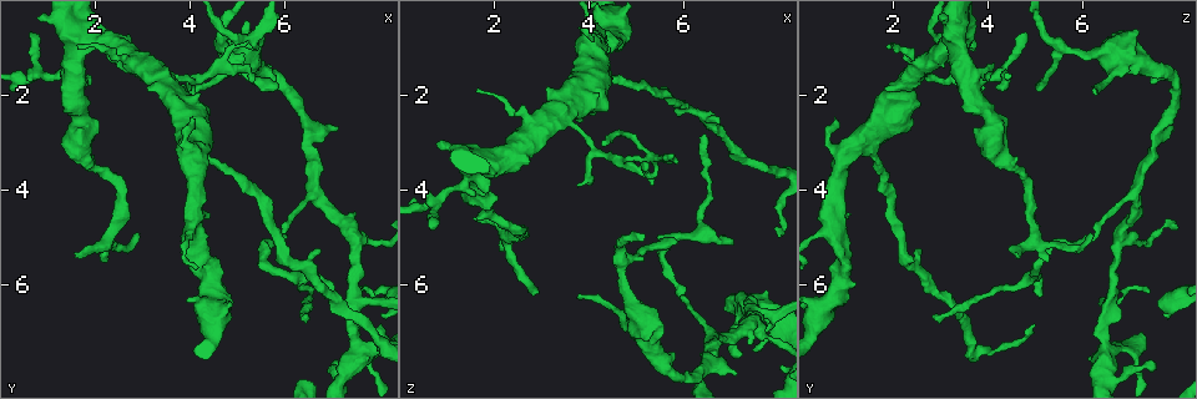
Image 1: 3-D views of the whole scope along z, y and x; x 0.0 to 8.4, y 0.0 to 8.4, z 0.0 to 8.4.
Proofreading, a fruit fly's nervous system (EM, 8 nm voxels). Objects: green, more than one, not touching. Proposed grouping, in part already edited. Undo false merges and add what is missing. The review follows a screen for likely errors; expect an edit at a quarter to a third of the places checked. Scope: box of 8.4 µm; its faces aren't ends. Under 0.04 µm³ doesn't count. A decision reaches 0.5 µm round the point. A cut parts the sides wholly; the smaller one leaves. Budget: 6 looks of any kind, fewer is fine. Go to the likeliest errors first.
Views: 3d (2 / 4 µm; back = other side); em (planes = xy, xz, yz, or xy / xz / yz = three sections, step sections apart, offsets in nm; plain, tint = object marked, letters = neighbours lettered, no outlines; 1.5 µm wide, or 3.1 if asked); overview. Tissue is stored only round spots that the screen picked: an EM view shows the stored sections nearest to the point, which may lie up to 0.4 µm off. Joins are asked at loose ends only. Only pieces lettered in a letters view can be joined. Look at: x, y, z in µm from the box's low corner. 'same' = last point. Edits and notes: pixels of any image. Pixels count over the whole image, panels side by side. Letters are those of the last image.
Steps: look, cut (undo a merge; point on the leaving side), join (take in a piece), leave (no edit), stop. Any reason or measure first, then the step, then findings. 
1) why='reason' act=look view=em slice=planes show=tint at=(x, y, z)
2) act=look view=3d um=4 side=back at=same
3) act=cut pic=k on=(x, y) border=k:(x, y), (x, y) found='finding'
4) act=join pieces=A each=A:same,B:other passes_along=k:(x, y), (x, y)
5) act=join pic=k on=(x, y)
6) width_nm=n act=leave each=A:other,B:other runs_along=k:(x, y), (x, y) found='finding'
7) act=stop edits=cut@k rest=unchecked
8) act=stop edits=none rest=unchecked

why='branch stops here' act=look view=3d um=2 at=(4.10, 2.45, 0.85)

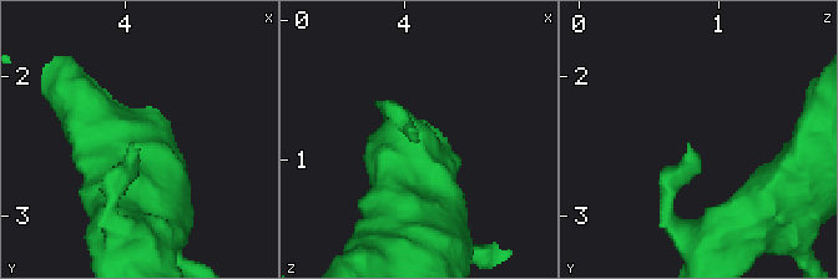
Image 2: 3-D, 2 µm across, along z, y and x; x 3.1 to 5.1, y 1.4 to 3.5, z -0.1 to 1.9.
act=look view=em slice=xz step=4 show=letters at=(4.06, 2.46, 0.78)

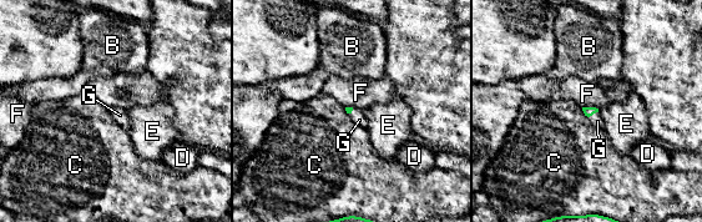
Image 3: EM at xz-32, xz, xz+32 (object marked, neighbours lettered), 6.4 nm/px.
act=look view=em slice=yz step=4 show=letters at=same

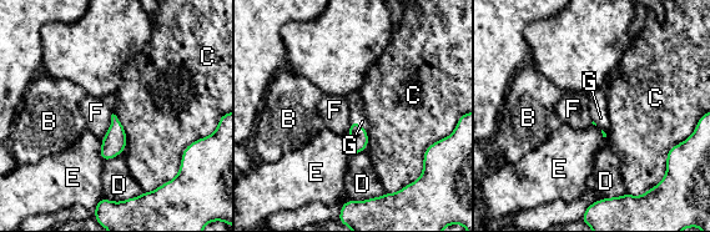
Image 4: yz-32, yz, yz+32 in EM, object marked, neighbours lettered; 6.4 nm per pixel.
longest_contact=C:220nm act=leave each=B:other,C:other,D:other,E:other,F:other,G:other found='no lettered piece goes on from it'

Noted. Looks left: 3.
why='branch stops here' act=look view=em slice=yz step=8 show=tint at=(5.90, 1.80, 5.05)

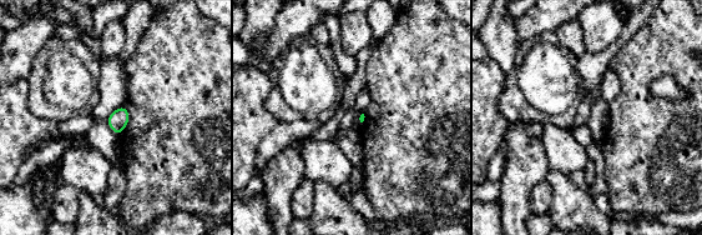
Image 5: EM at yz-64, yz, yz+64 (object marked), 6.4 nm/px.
why='another direction' act=look view=em slice=xy step=4 show=letters at=same

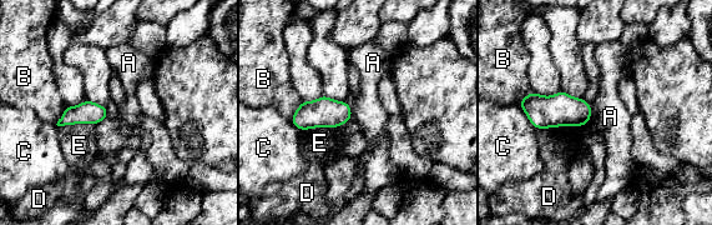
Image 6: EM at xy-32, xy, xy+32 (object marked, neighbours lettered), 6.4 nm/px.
width_nm=130 act=leave each=A:other,B:other,C:other,D:other,E:other border=6:(590, 104), (591, 119) found='no lettered piece goes on from it'

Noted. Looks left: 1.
act=stop edits=none rest=unchecked

